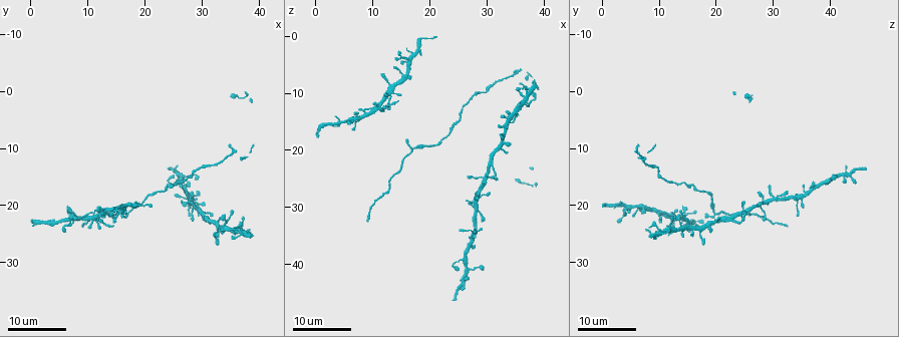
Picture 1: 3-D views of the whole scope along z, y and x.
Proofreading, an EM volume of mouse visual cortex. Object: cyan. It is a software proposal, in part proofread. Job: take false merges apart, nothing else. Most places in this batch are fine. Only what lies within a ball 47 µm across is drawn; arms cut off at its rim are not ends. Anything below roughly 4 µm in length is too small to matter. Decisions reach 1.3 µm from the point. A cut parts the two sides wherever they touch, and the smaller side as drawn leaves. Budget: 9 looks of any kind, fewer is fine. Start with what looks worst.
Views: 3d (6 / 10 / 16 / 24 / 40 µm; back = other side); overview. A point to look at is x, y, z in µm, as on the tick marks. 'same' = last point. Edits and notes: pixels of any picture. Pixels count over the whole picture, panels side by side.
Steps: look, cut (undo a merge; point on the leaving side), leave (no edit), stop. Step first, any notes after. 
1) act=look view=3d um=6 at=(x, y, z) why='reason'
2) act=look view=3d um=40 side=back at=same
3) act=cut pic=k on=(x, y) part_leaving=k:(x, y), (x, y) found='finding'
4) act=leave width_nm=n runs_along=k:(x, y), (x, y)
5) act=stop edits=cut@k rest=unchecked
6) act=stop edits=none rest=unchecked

act=look view=3d um=24 at=(17.0, 22.0, 19.5) why='arms part here'

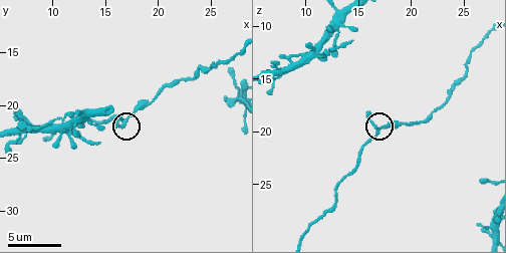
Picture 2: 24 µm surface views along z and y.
act=look view=3d um=10 at=(16.8, 21.6, 19.8)

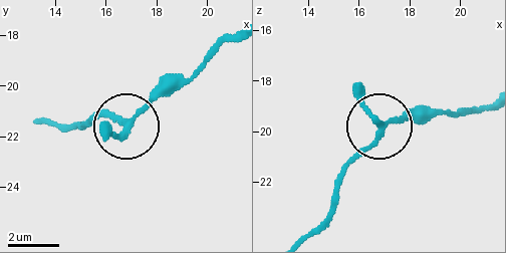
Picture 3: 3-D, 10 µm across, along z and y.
act=look view=3d um=6 at=(16.8, 21.6, 19.9) why='zoom in'

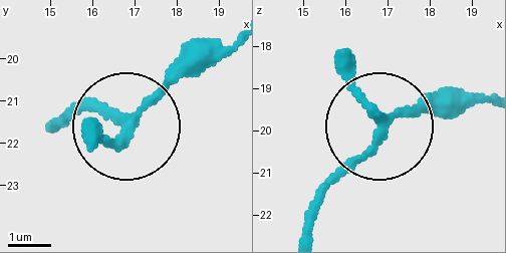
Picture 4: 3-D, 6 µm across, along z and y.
act=leave side_arm_um=17 found='one neuron here'

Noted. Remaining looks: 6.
act=look view=3d um=16 at=(27.6, 18.2, 30.0) why='three arms meet'

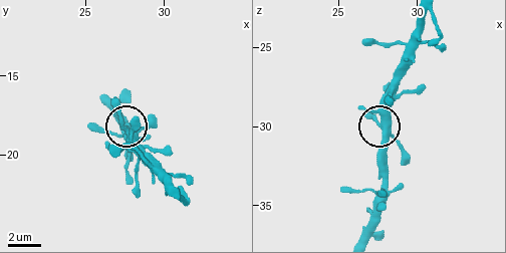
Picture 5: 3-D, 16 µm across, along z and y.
act=look view=3d um=16 side=back at=(27.6, 18.5, 29.7)

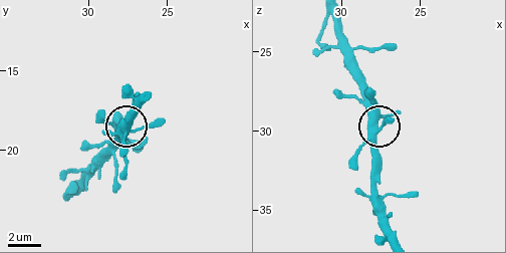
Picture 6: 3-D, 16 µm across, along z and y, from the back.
act=leave width_nm=270 runs_along=6:(333, 19), (345, 63), (378, 128), (376, 167) found='all the same neuron'

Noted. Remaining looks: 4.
act=look view=3d um=24 at=(36.5, 23.5, 11.5) why='four arms meet'

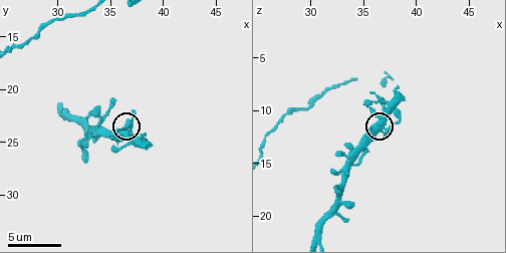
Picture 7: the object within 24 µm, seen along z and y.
act=look view=3d um=6 at=(36.4, 24.0, 11.6)

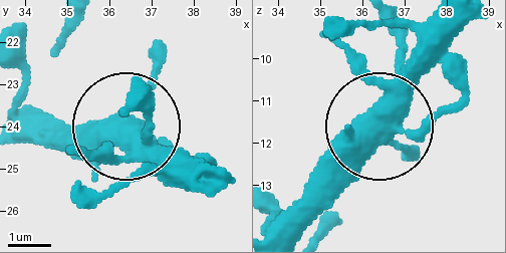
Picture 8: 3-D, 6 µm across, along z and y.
act=leave runs_along=8:(274, 236), (371, 139), (386, 95), (422, 56) found='continuous, no second neuron'

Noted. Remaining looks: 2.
act=stop edits=none rest=unchecked

